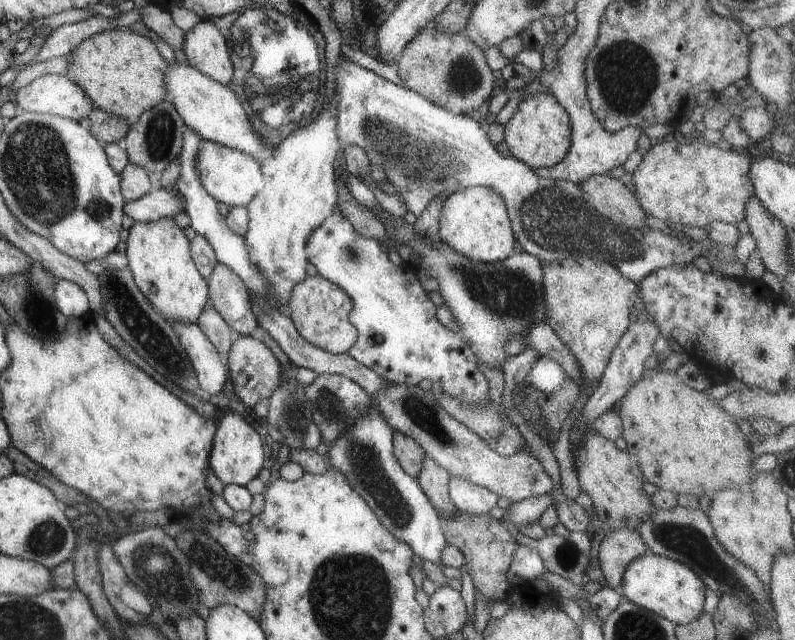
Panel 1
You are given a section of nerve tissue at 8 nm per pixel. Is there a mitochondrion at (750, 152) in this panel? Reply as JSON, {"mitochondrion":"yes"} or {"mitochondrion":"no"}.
{"mitochondrion":"no"}

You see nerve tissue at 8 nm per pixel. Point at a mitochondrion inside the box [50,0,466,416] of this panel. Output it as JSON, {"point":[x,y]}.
{"point":[268,63]}

